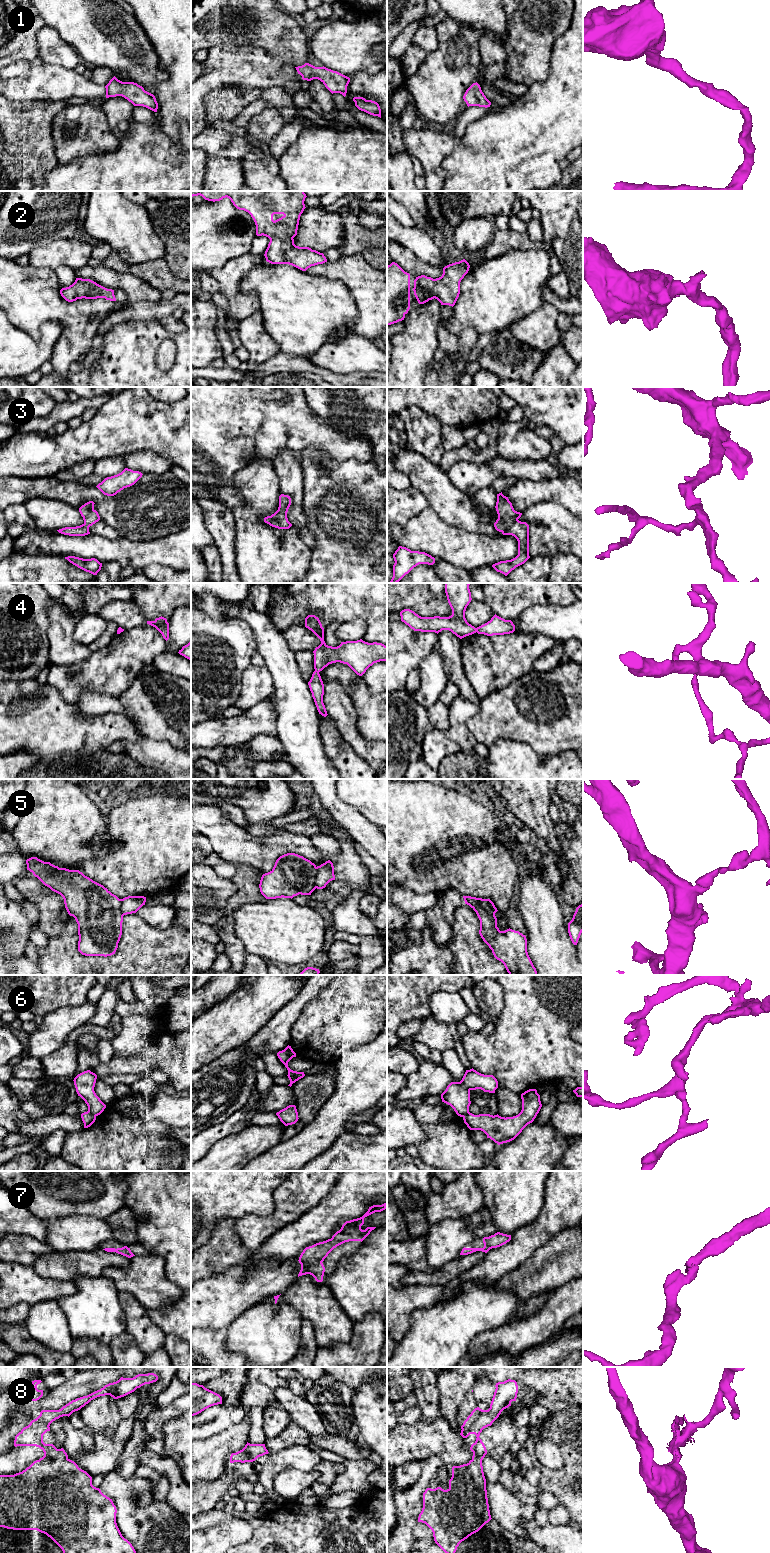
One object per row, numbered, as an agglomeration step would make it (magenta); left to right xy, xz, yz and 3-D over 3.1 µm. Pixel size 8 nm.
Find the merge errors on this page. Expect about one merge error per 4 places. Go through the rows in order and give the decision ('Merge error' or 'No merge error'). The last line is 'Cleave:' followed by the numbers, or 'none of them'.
1: No merge error
2: No merge error
3: No merge error
4: No merge error
5: Merge error
6: Merge error
7: No merge error
8: No merge error
Cleave: 5, 6

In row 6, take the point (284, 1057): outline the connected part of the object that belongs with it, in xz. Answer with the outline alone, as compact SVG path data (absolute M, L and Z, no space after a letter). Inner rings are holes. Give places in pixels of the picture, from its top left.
M285 1050L279 1051L277 1053L277 1056L288 1070L288 1075L287 1076L290 1080L290 1084L288 1086L291 1087L293 1083L295 1083L296 1081L298 1081L299 1079L303 1078L305 1076L304 1072L293 1071L288 1067L288 1062L293 1057L291 1055L289 1055Z

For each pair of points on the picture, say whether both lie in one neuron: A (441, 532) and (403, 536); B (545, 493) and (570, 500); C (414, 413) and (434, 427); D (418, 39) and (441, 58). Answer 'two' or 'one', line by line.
A: one
B: one
C: one
D: two

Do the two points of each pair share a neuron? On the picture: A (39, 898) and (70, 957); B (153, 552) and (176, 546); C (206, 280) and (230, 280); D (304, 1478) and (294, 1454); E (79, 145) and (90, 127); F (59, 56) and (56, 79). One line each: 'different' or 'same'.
A: different
B: same
C: different
D: different
E: same
F: different

